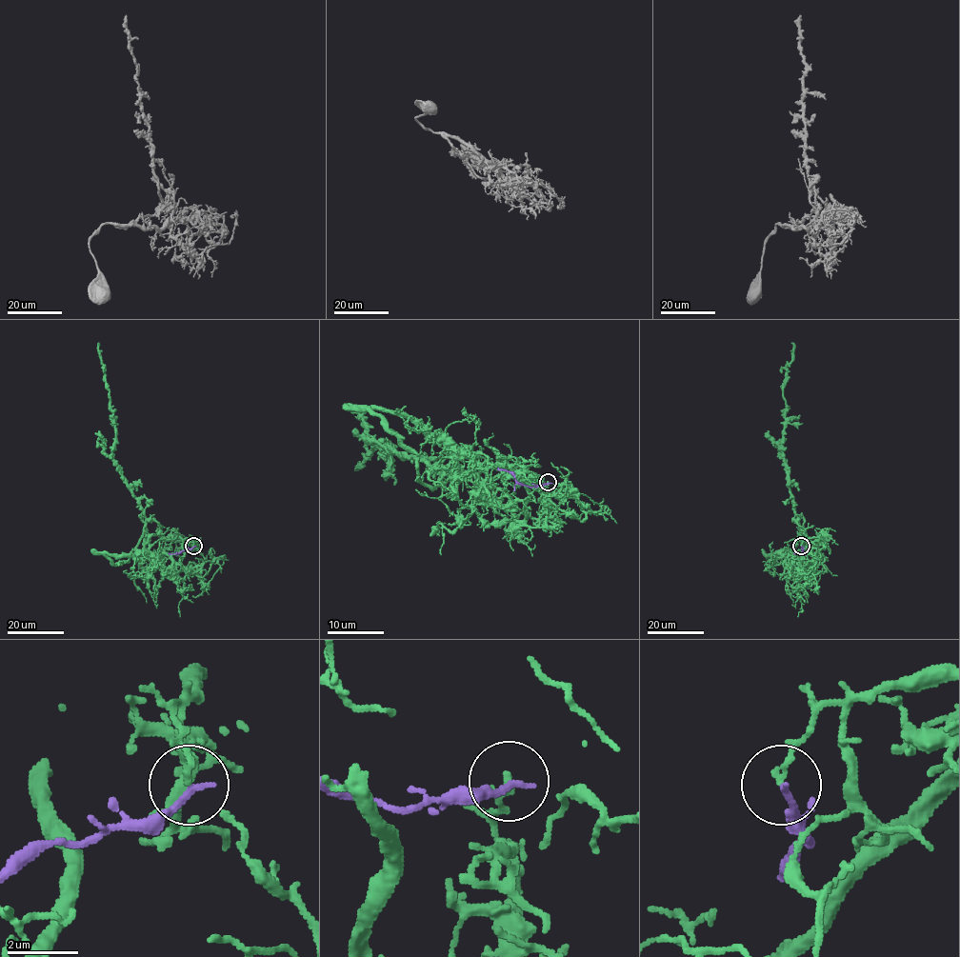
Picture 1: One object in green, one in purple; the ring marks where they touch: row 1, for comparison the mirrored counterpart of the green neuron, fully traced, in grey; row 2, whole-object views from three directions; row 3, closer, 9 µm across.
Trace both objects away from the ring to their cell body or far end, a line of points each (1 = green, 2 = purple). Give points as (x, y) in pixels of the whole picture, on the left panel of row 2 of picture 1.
1: (193, 546), (186, 538), (179, 563), (165, 554), (105, 555), (126, 563), (145, 516), (113, 458), (98, 343)
2: (193, 546), (178, 553), (169, 553)

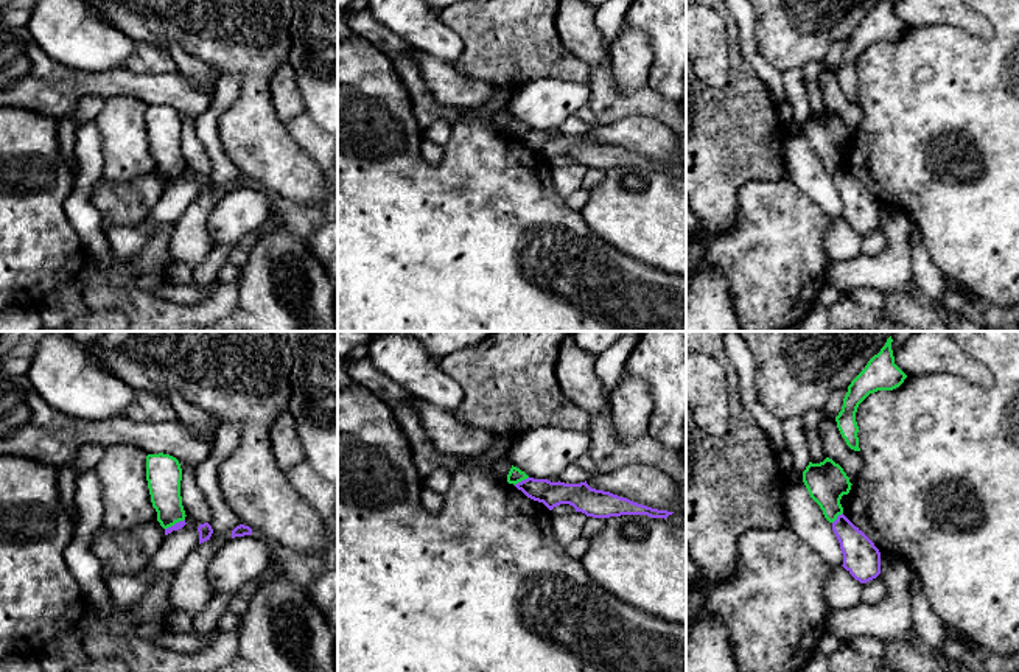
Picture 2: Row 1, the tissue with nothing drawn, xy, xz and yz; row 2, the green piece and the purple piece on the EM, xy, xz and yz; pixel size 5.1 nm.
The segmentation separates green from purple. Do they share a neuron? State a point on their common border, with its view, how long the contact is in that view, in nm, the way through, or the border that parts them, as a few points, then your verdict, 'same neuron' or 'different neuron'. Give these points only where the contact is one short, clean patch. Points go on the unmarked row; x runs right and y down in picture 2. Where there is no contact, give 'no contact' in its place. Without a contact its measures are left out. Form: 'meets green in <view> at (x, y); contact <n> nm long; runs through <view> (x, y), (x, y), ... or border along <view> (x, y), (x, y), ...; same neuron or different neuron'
meets green in xz at (520, 132); contact 90 nm long; border along xz (528, 128), (514, 136); different neuron

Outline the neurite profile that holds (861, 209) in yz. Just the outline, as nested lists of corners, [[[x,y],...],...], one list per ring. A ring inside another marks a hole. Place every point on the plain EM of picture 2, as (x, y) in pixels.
[[[843,165],[832,174],[832,182],[843,205],[842,218],[860,235],[876,230],[881,226],[881,204],[874,194]]]

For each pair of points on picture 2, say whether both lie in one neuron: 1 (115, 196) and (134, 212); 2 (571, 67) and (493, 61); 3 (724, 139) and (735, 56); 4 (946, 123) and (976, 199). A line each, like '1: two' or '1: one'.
1: one
2: one
3: one
4: one

